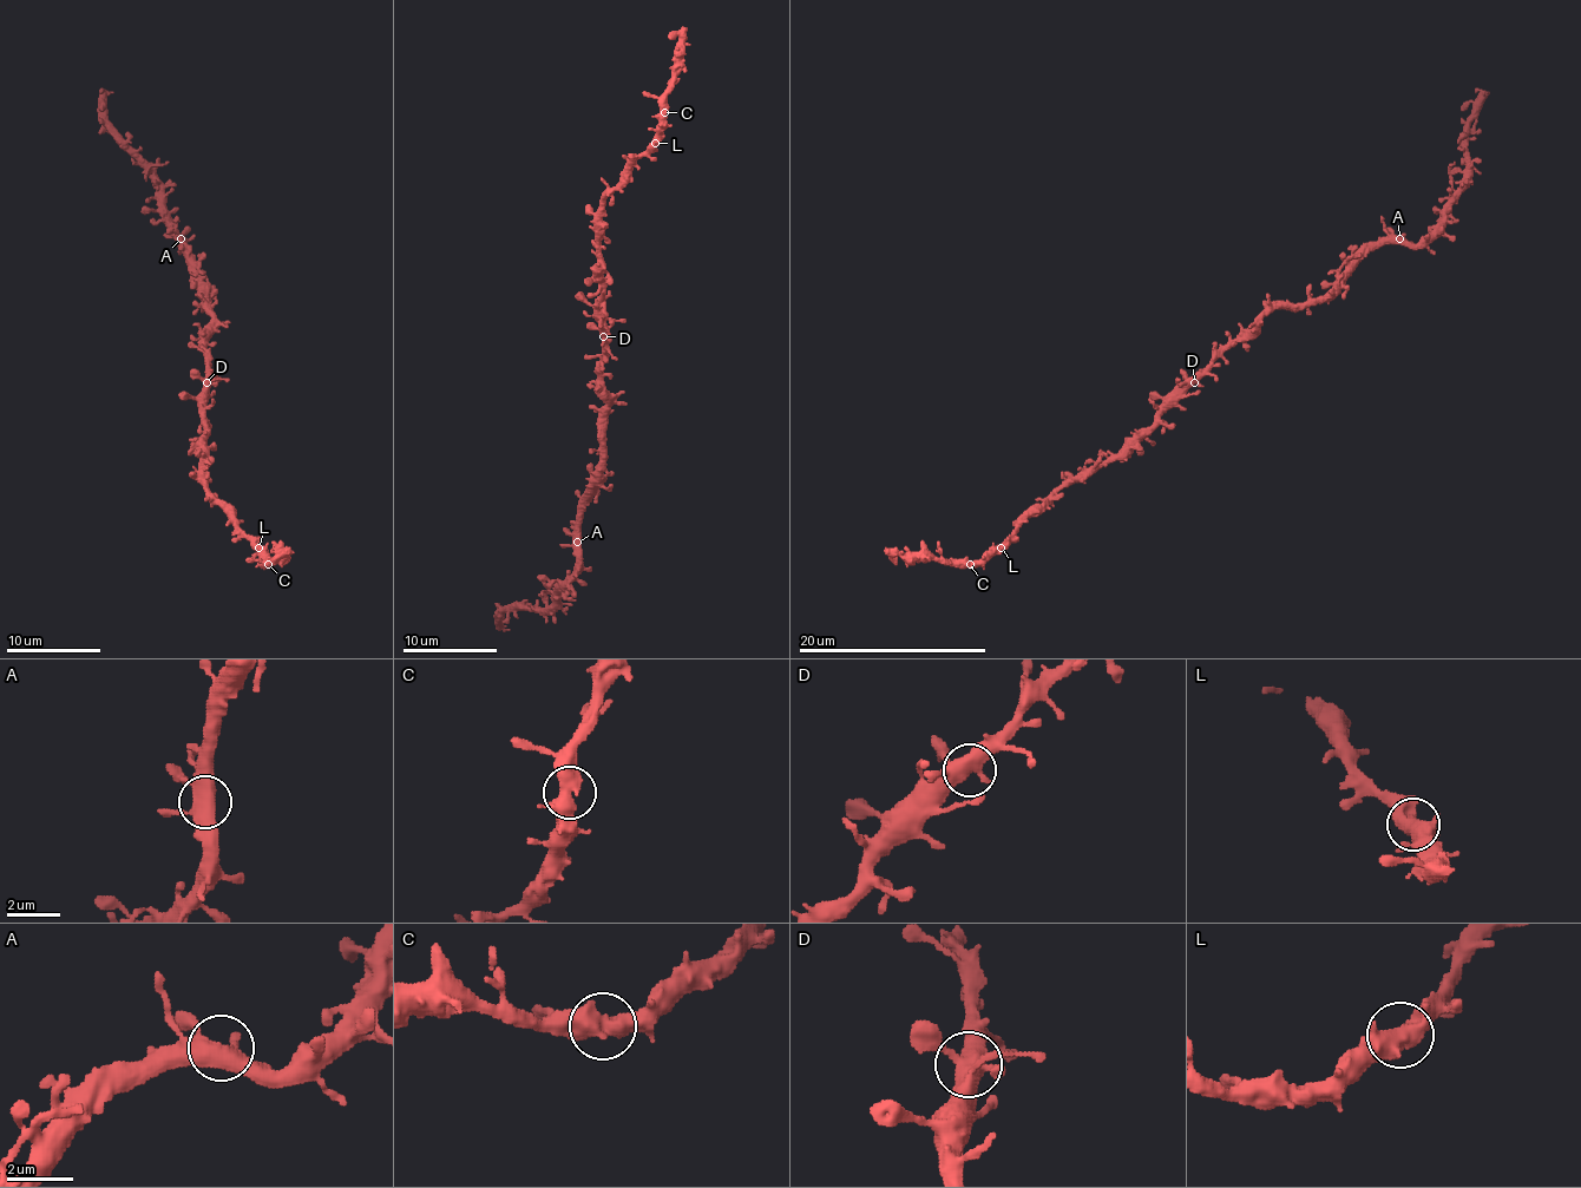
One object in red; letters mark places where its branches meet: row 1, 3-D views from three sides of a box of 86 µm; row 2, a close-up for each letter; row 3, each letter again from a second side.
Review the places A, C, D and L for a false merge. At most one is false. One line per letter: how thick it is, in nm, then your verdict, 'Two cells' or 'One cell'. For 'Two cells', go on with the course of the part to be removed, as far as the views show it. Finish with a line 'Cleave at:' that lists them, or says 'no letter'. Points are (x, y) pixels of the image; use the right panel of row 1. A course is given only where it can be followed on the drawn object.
A: Thickness 460 nm. One cell
C: Thickness 500 nm. One cell
D: Thickness 460 nm. One cell
L: Thickness 480 nm. One cell
Cleave at: no letter

